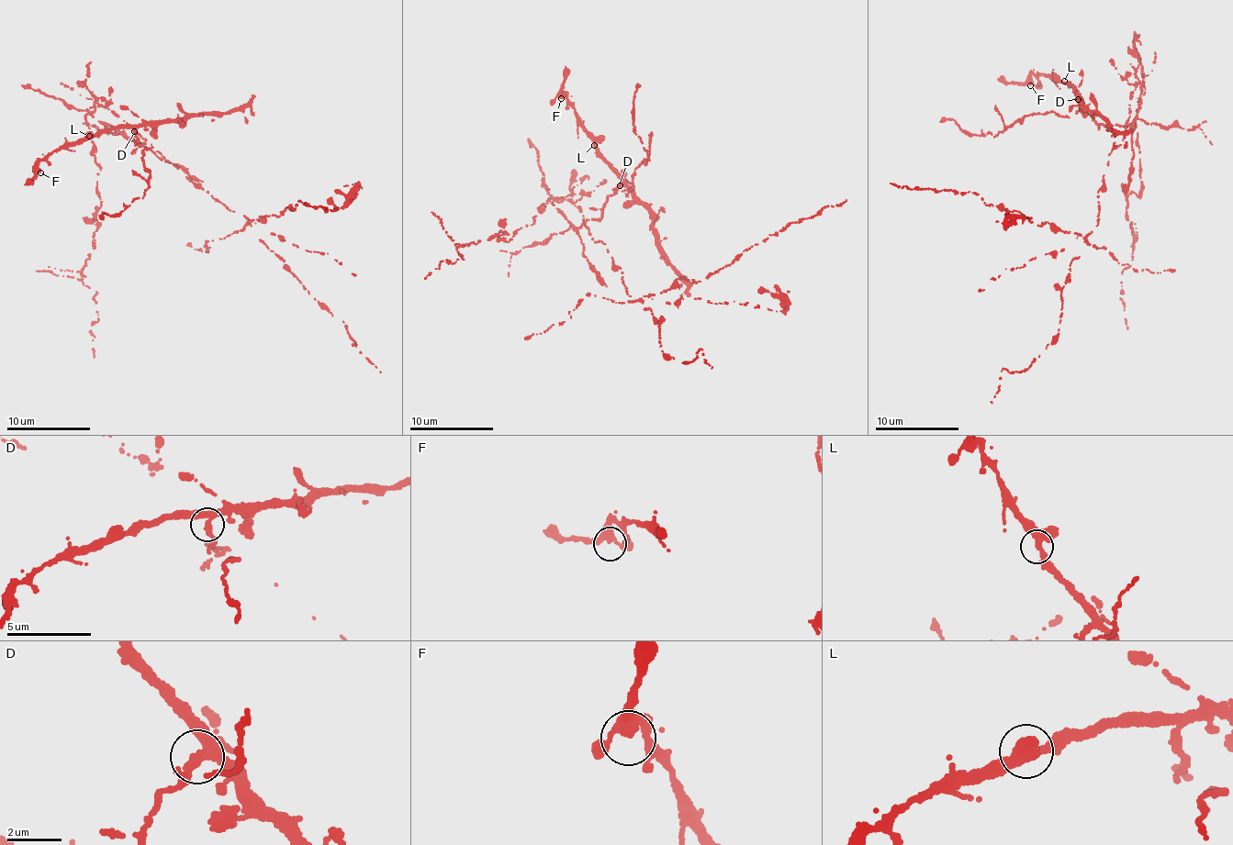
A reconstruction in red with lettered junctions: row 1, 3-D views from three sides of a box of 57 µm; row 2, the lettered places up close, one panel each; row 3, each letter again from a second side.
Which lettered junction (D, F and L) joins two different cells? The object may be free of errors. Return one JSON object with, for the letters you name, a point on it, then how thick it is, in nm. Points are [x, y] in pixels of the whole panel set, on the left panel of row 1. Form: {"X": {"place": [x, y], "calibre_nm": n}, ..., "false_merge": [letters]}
{"D": {"place": [134, 131], "calibre_nm": 280}, "false_merge": ["D"]}

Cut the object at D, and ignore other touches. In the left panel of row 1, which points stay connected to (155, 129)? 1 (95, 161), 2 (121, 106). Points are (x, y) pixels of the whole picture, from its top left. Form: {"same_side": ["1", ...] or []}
{"same_side": ["2"]}

